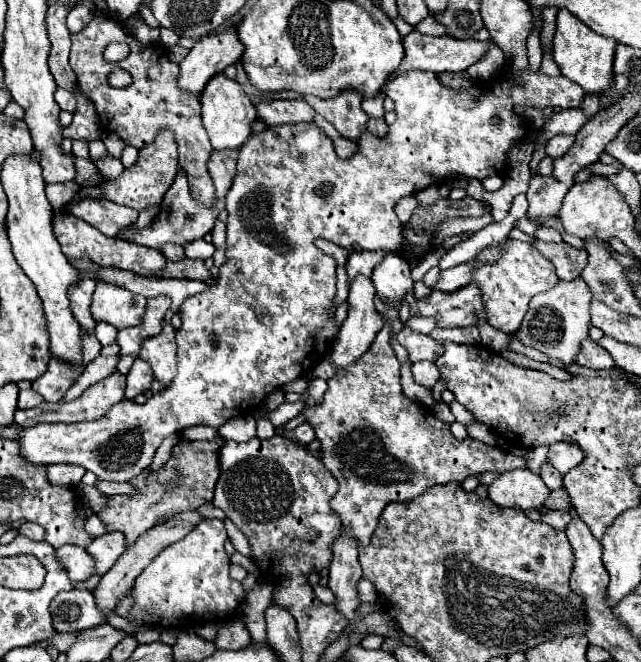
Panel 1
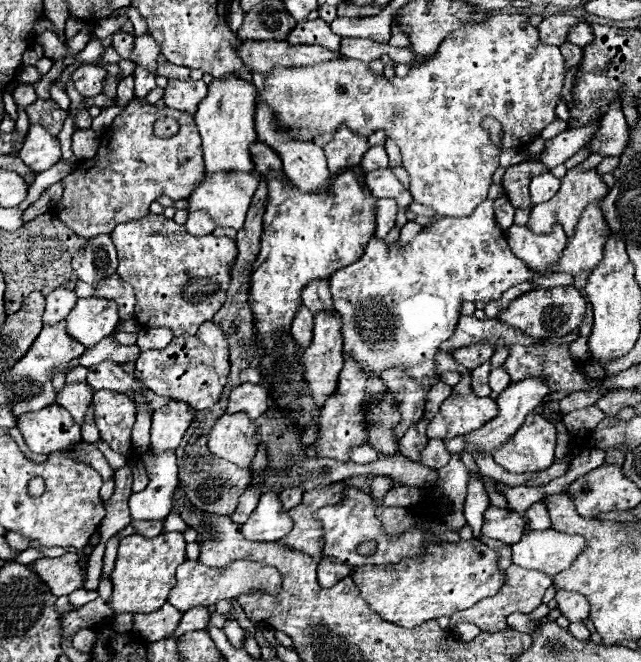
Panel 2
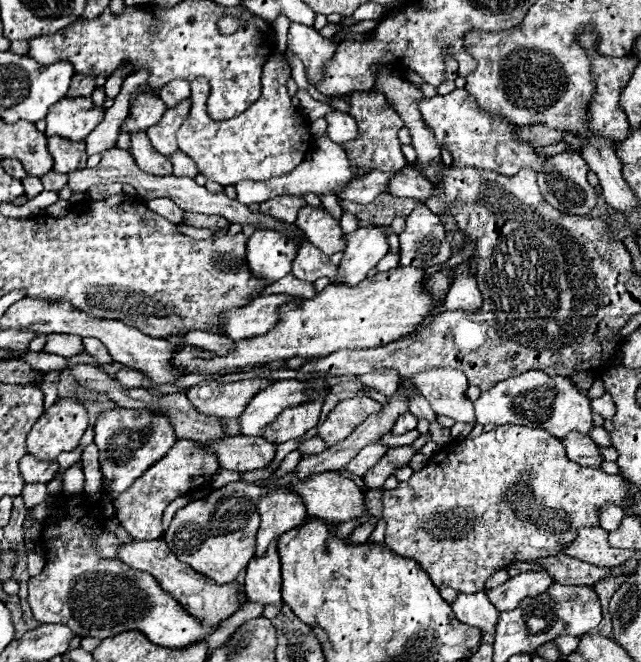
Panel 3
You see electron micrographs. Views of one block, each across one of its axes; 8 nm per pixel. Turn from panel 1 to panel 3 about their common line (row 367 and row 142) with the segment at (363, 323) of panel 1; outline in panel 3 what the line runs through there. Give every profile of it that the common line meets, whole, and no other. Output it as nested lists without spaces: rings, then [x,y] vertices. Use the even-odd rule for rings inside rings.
[[[334,110],[334,112],[326,114],[326,124],[328,124],[326,136],[330,140],[334,140],[336,144],[346,144],[346,142],[358,138],[356,120],[350,114],[344,114],[344,112]]]

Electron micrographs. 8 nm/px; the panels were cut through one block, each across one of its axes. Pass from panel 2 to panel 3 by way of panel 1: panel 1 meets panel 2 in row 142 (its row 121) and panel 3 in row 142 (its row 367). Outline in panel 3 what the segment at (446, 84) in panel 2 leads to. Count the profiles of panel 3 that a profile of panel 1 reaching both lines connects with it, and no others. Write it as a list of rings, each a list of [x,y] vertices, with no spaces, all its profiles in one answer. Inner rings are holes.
[[[276,50],[266,58],[266,66],[262,66],[262,96],[240,116],[228,120],[212,120],[206,114],[208,80],[194,80],[190,84],[192,108],[190,116],[178,130],[178,148],[196,162],[200,174],[222,186],[232,186],[240,180],[262,182],[292,172],[315,142],[306,118],[290,102],[286,88],[288,78],[290,68]]]

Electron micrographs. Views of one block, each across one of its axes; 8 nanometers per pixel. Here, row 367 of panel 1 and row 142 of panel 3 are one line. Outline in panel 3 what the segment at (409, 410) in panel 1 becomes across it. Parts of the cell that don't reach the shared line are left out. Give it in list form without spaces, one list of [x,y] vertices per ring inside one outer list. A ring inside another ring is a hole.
[[[352,92],[350,116],[358,122],[358,130],[360,130],[360,136],[344,146],[354,172],[356,172],[356,168],[390,172],[390,170],[400,170],[406,166],[404,154],[400,150],[402,144],[396,136],[396,132],[404,124],[402,124],[402,118],[394,110],[386,108],[386,96],[382,96],[380,92]]]

